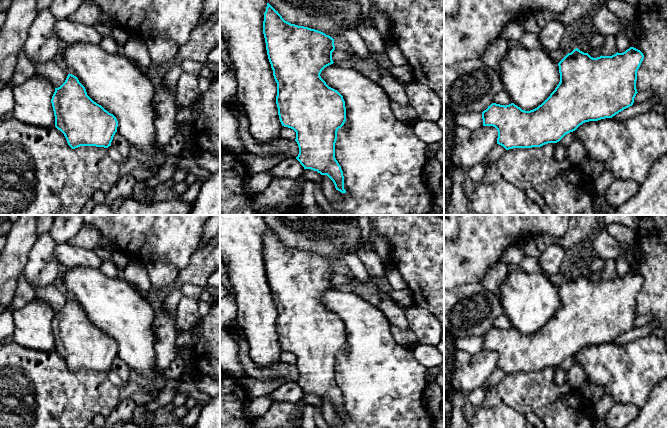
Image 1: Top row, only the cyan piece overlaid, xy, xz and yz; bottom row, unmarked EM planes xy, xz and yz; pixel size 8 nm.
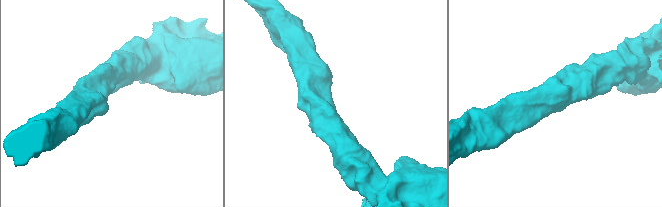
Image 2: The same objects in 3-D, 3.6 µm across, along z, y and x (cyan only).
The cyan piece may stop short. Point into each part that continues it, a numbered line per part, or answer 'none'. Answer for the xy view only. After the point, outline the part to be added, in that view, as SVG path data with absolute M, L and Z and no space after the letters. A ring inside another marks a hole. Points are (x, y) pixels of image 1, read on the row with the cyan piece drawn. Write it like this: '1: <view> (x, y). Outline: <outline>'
none

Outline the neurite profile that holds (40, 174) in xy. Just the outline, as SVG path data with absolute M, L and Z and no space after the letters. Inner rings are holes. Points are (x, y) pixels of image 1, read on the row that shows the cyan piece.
M13 117L0 121L0 215L80 215L96 191L107 194L122 174L123 168L110 158L107 148L72 149L55 126L32 126Z

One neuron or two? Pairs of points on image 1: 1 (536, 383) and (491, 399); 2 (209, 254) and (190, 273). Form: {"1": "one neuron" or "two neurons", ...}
{"1": "one neuron", "2": "one neuron"}

